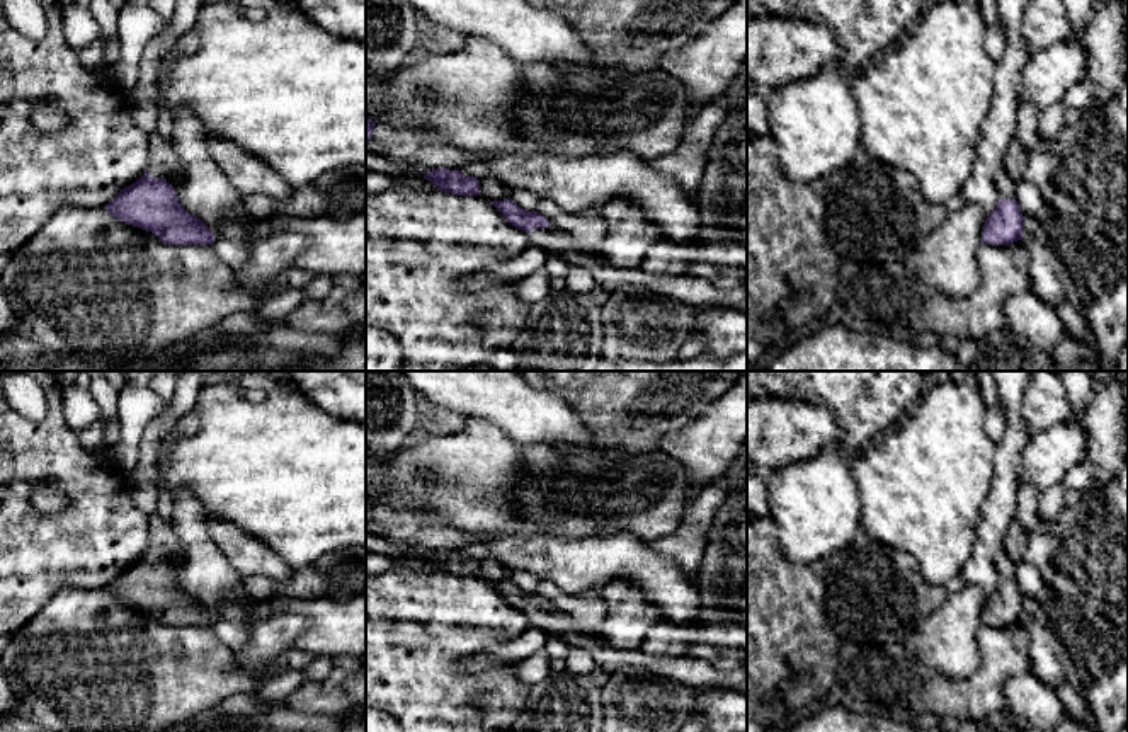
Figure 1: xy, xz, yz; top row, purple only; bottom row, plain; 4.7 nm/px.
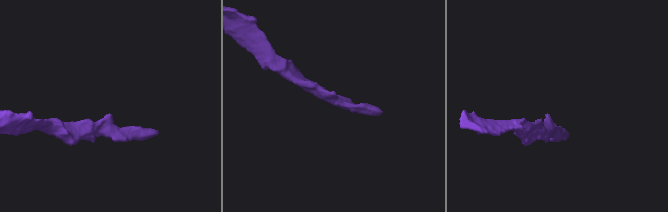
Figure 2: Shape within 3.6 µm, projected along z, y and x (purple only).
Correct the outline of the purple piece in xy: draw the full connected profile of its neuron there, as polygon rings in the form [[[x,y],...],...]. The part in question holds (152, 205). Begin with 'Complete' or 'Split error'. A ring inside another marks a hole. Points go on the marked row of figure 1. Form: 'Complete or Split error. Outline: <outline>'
Split error. Outline: [[[157,131],[148,136],[148,170],[121,189],[104,209],[117,220],[151,232],[168,245],[211,245],[213,232],[187,213],[172,187],[185,169],[168,138]]]

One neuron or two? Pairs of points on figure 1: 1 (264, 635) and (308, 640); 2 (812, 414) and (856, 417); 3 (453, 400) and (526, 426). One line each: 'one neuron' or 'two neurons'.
1: two neurons
2: two neurons
3: one neuron

